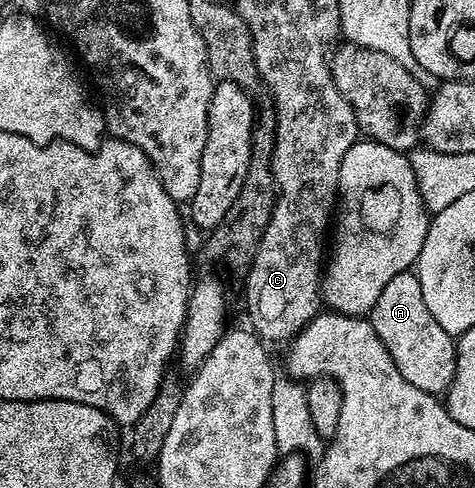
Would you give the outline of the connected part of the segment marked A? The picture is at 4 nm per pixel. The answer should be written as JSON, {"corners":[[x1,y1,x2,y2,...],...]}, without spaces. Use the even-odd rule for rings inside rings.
{"corners":[[413,271,396,274,396,278,380,290,380,298,376,298,376,306,368,314,368,319,380,342,384,342,384,350,388,350,396,370,400,370,407,382,412,382,416,390,445,393,456,374,456,340,444,330,444,326,440,326,440,322,436,322,436,318,432,318]]}

